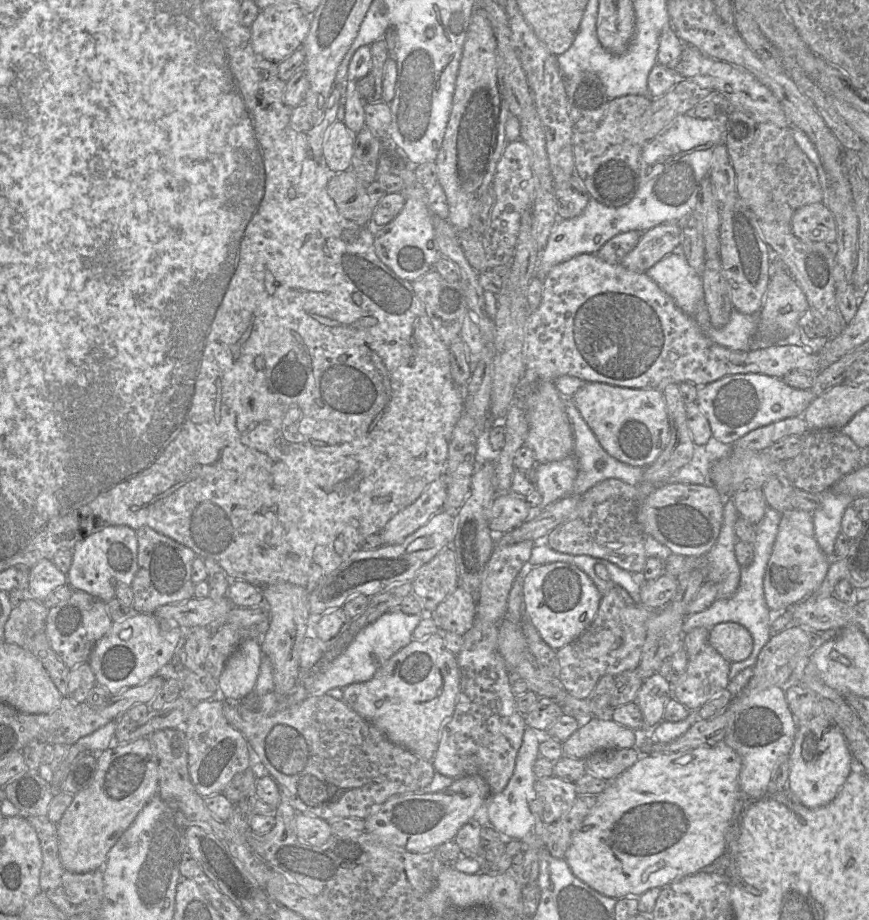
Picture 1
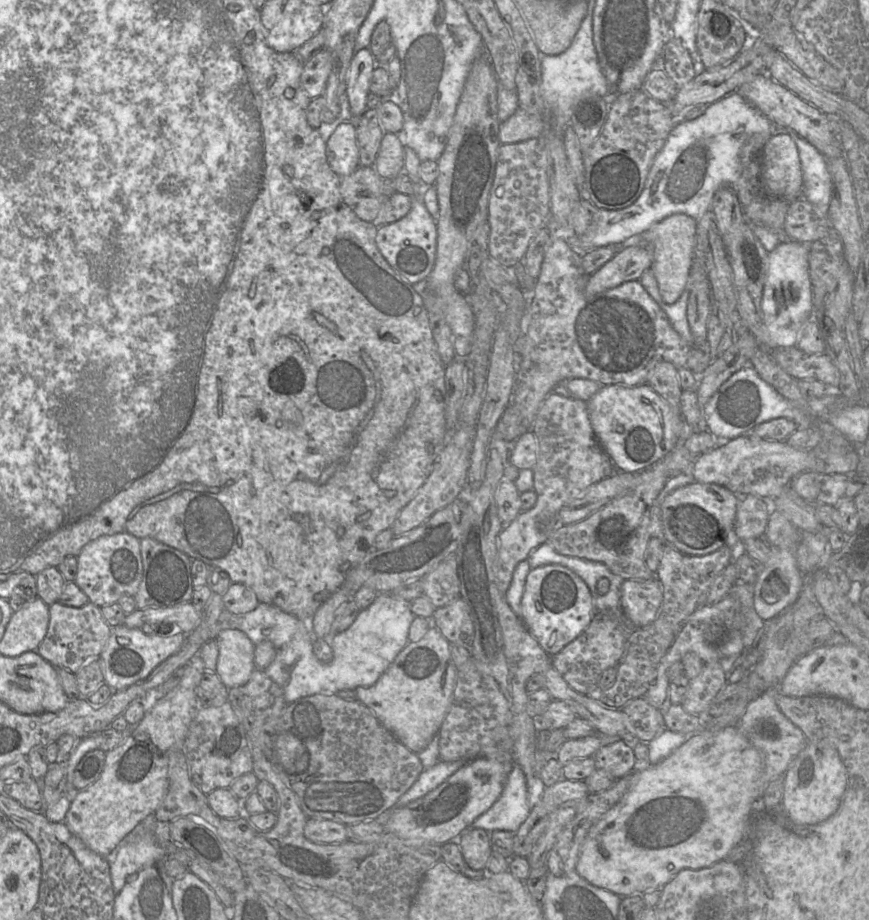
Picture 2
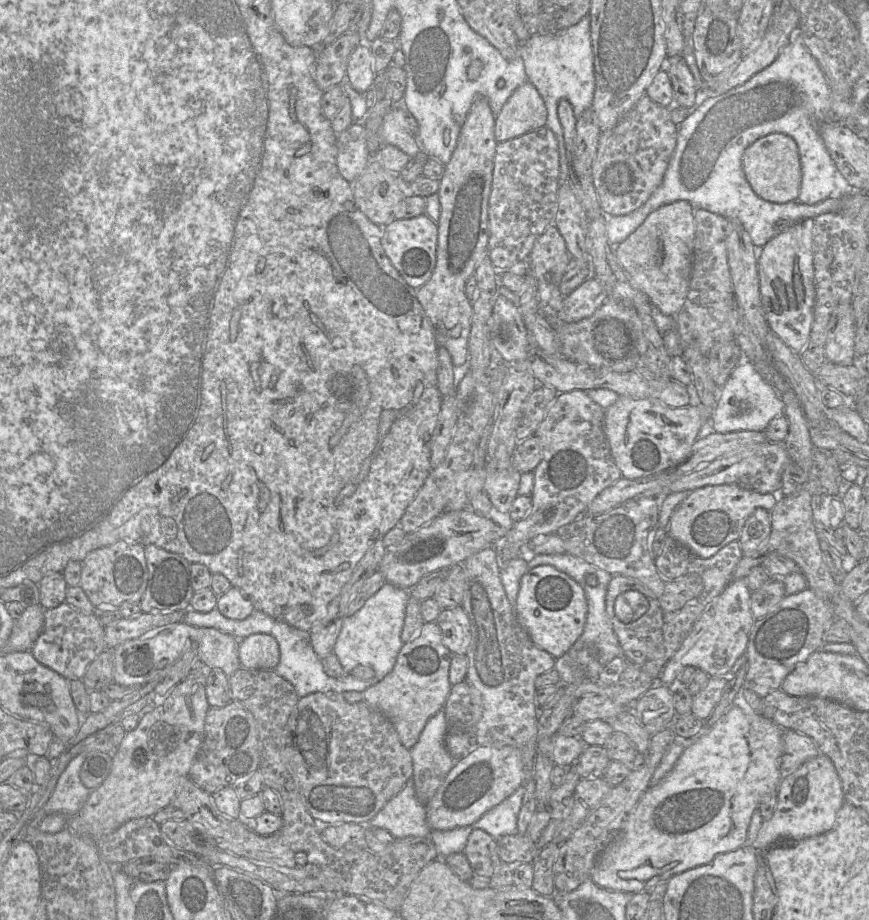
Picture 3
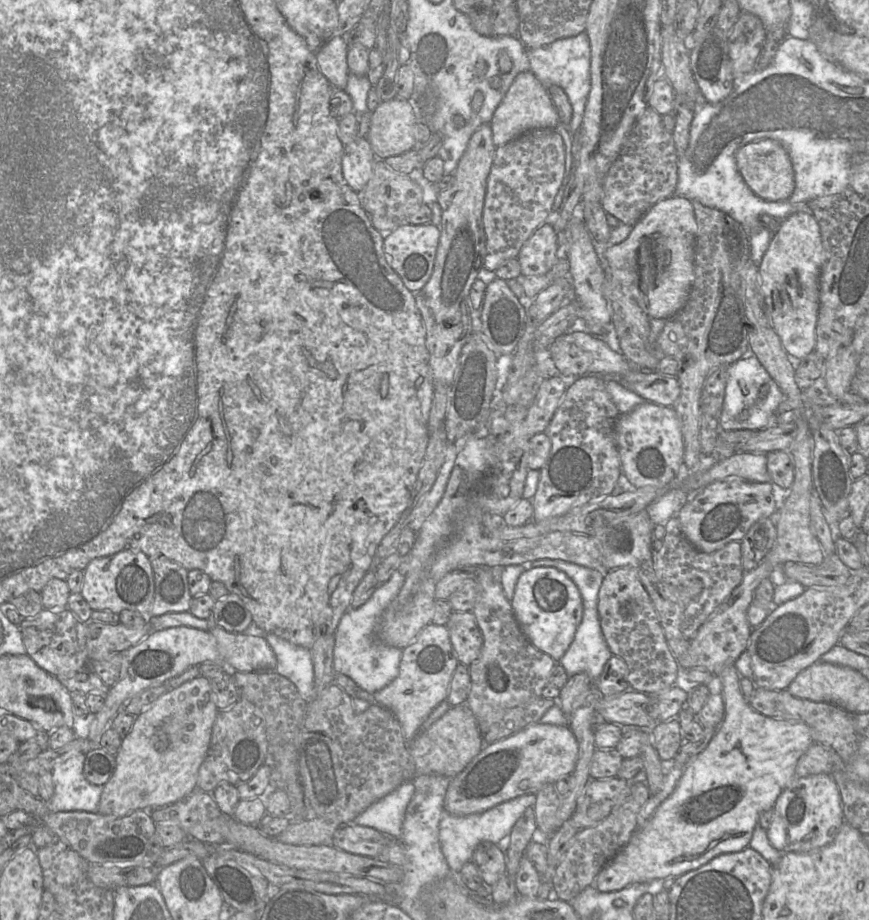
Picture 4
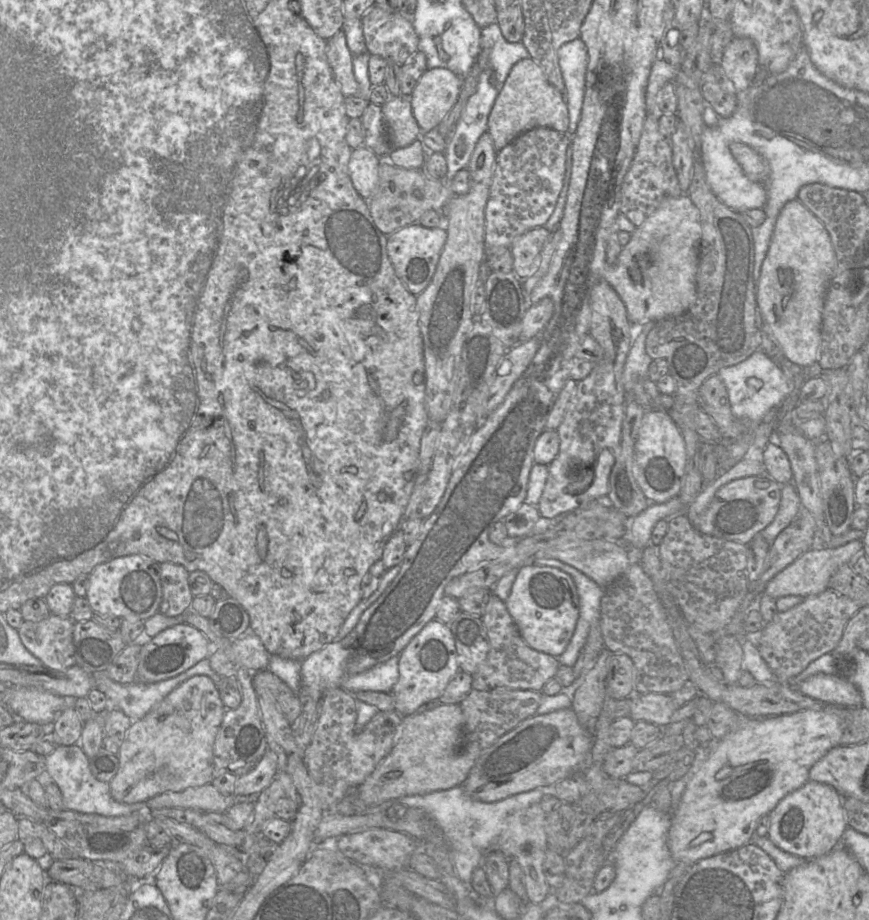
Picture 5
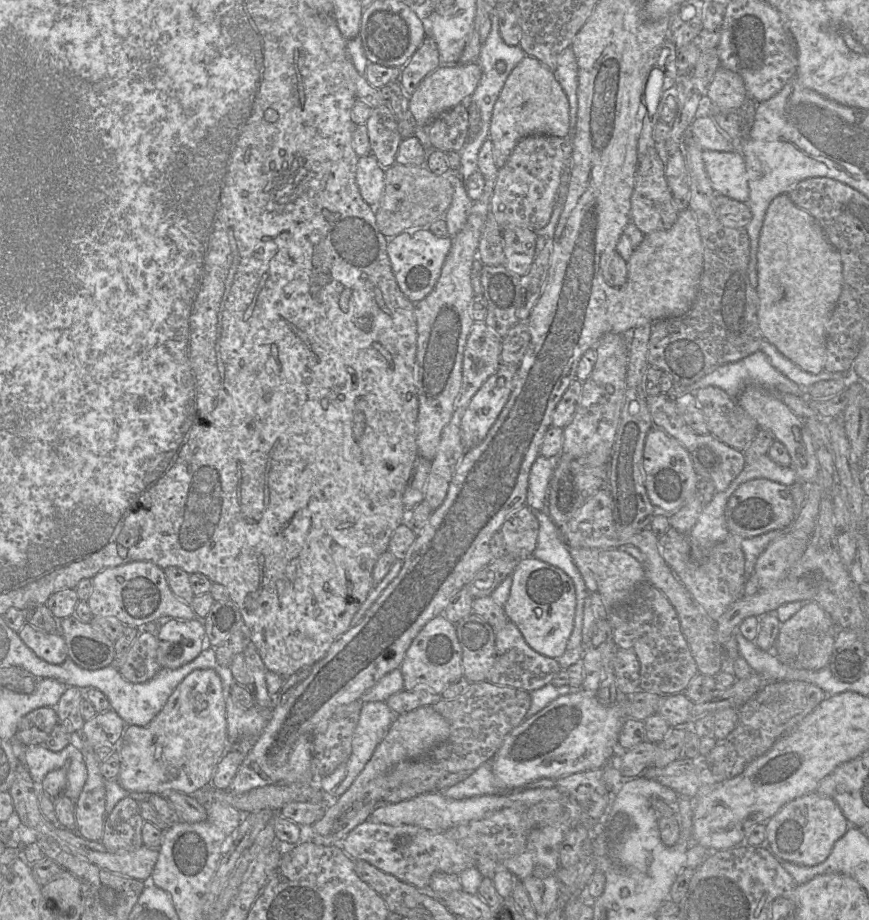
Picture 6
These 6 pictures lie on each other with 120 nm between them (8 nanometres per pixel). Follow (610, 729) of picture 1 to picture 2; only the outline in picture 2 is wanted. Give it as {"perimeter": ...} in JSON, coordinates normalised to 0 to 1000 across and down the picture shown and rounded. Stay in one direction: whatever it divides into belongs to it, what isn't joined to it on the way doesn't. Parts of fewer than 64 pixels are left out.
{"perimeter":[[[688,796],[672,802],[651,804],[640,817],[639,823],[647,832],[662,825],[682,823],[692,812],[709,804],[715,803]]]}

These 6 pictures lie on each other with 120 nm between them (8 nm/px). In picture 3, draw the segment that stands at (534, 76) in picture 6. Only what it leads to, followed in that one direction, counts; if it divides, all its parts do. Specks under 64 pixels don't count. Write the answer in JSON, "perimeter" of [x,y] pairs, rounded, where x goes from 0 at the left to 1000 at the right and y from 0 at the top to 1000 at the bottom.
{"perimeter":[[[610,89],[588,103],[571,126],[568,146],[573,155],[581,154],[628,137],[627,112]]]}

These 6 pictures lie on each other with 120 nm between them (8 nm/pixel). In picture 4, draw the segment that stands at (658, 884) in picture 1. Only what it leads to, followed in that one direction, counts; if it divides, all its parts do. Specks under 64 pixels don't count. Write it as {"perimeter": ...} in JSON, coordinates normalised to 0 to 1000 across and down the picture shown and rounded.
{"perimeter":[[[845,721],[833,724],[825,736],[834,766],[831,786],[812,814],[788,834],[776,861],[689,948],[684,963],[690,970],[780,953],[825,930],[857,923],[876,884],[890,879],[896,864],[916,845],[916,830],[936,808],[931,790],[893,783],[865,771],[852,750],[853,736]]]}

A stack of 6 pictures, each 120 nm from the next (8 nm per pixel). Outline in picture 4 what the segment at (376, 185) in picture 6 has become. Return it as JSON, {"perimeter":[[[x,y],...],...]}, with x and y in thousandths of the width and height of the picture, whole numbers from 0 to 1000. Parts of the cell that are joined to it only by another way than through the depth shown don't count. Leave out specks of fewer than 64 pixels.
{"perimeter":[[[412,147],[396,159],[394,189],[398,199],[409,209],[419,205],[429,188],[433,170],[421,149]]]}

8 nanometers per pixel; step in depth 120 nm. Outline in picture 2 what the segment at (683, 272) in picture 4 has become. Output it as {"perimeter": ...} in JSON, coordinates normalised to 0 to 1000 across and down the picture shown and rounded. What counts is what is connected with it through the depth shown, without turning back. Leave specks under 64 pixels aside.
{"perimeter":[[[786,232],[771,234],[750,245],[736,257],[738,263],[749,266],[751,272],[750,293],[763,327],[777,329],[789,314],[797,282],[801,275],[802,239]]]}

